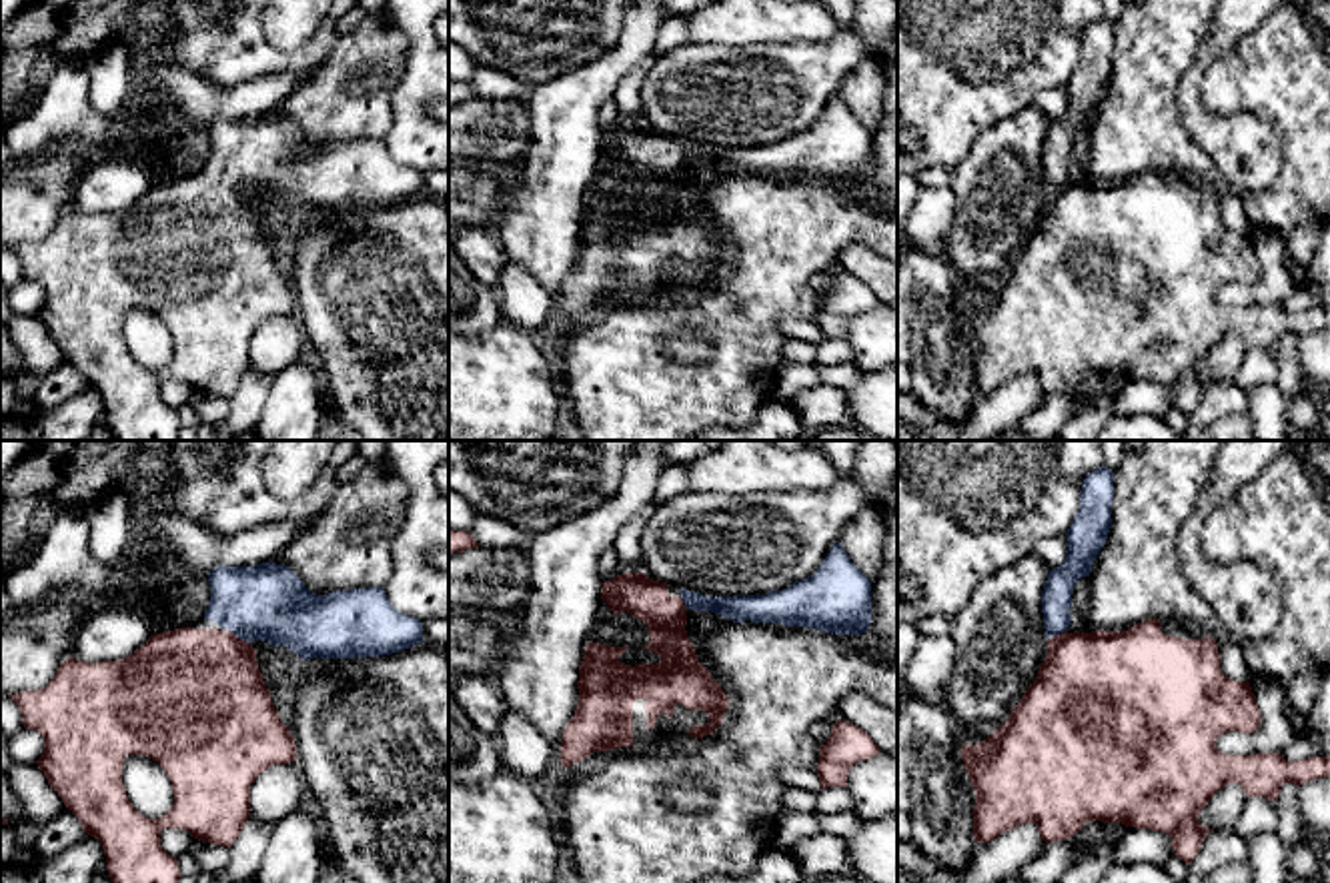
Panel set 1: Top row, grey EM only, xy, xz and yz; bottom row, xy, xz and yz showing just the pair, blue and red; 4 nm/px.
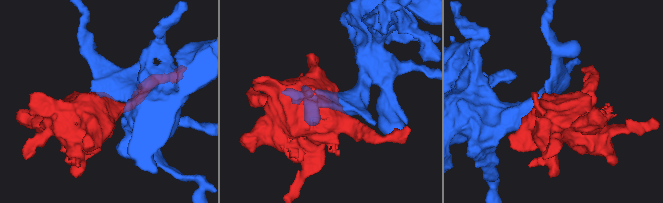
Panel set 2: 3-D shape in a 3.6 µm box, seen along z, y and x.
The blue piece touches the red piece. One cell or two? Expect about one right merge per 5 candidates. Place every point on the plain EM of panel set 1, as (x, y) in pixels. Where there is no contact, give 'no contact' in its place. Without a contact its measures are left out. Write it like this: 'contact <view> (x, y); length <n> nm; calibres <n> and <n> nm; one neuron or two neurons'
contact xy (239, 189); length 110 nm; calibres 320 and 480 nm; one neuron

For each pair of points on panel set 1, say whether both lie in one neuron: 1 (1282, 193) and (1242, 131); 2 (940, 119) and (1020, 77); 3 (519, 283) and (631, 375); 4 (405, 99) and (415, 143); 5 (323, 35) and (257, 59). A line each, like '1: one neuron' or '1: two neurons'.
1: two neurons
2: one neuron
3: two neurons
4: one neuron
5: one neuron

